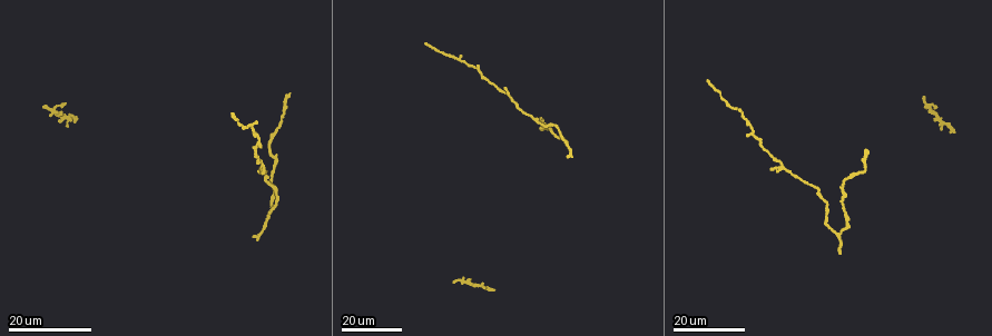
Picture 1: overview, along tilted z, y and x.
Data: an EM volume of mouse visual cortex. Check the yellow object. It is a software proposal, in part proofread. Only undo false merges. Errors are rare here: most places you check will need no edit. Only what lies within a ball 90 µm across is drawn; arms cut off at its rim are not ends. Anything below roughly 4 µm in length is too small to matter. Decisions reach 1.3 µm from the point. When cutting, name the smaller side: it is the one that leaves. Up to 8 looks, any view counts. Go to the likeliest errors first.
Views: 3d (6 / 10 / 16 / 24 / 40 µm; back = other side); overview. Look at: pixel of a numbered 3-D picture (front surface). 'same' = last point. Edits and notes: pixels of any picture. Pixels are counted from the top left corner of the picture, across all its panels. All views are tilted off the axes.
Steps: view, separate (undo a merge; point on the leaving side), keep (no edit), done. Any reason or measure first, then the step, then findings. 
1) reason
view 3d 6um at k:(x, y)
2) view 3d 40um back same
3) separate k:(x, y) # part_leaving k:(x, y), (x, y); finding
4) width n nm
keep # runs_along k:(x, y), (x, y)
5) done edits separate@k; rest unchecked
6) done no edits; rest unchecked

sudden change in width
view 3d 16um at 1:(260, 143)

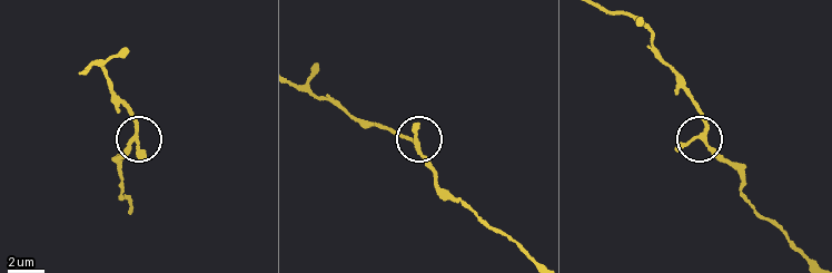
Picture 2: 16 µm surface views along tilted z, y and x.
view 3d 10um at 2:(133, 138)

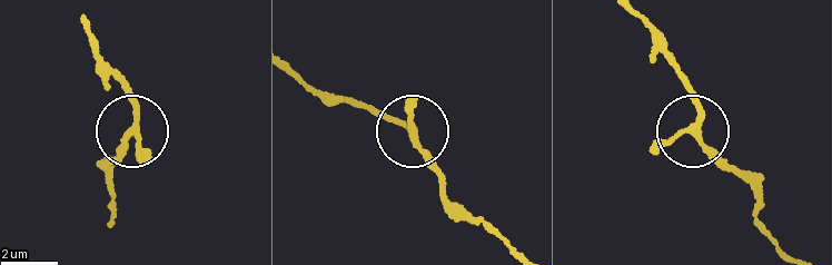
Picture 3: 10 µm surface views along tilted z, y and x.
other side
view 3d 10um back at 3:(694, 130)

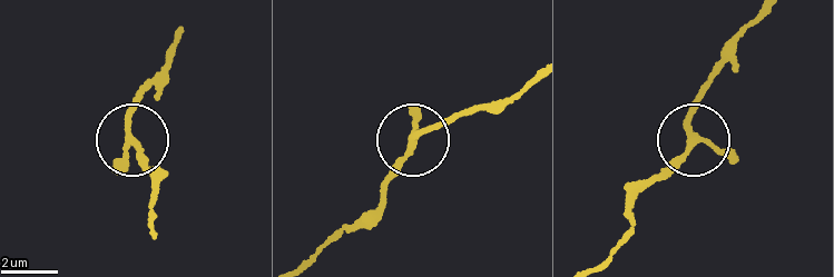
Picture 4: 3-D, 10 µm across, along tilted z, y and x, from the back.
width 190 nm
keep # runs_along 4:(303, 261), (378, 206), (420, 129), (468, 111); continuous, no second neuron

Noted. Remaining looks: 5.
thin arm on a thick one
view 3d 16um at 1:(276, 158)

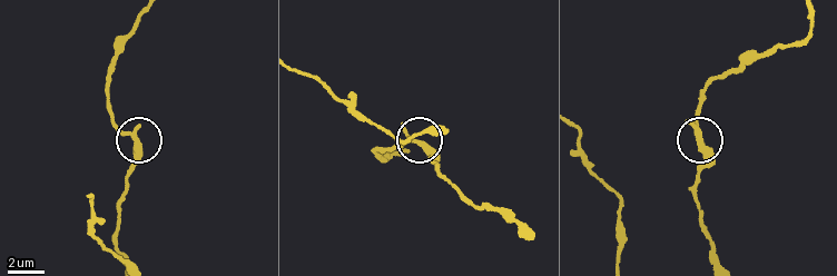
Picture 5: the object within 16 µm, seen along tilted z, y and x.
view 3d 6um at 5:(134, 135)

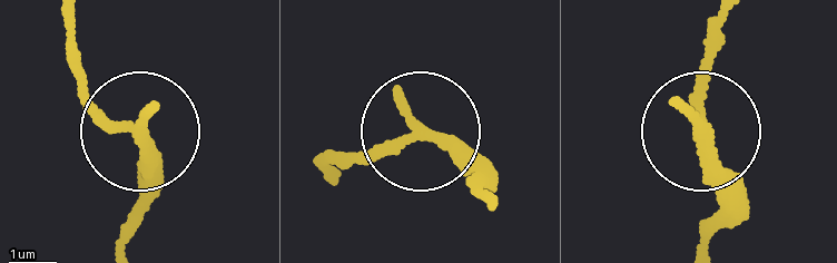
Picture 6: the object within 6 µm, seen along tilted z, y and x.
width 230 nm
keep # runs_along 6:(488, 206), (453, 151), (431, 139), (371, 161), (331, 154); all the same neuron

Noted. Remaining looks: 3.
narrows sharply
view 3d 16um at 1:(785, 170)

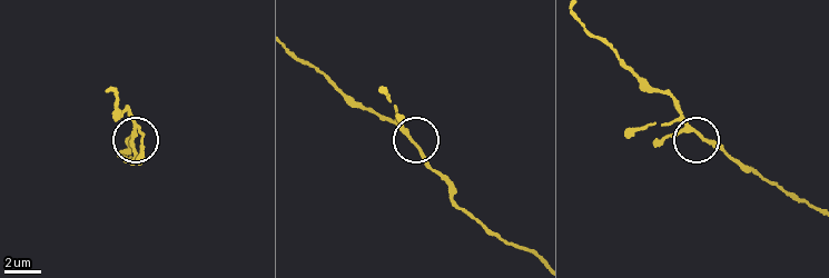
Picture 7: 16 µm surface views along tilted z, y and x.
view 3d 6um at 7:(698, 137)

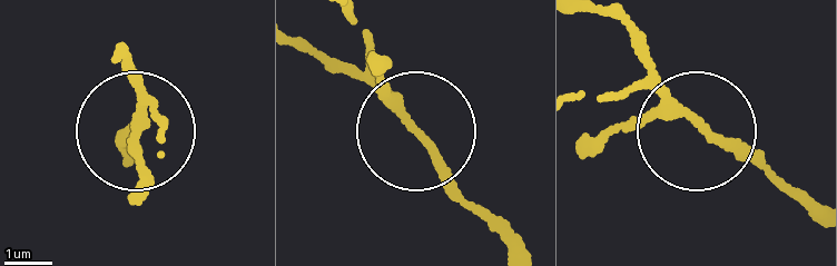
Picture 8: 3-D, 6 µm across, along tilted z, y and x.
keep # runs_along 8:(813, 206), (717, 143), (636, 59); continuous, no second neuron

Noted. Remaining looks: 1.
done no edits; rest unchecked

